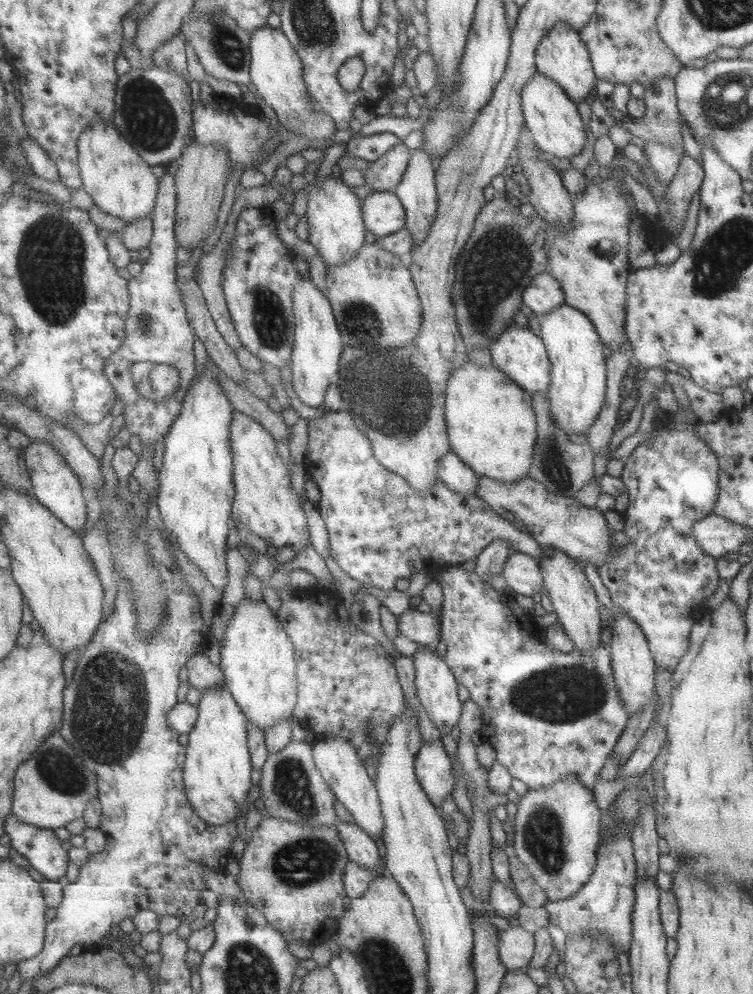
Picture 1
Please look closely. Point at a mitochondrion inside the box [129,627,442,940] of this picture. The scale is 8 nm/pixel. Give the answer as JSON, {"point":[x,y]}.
{"point":[305,861]}

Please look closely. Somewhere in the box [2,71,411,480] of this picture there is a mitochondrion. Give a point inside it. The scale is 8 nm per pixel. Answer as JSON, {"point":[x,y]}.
{"point":[52,260]}

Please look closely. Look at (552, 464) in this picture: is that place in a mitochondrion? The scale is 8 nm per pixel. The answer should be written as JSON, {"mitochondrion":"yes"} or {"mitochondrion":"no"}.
{"mitochondrion":"yes"}

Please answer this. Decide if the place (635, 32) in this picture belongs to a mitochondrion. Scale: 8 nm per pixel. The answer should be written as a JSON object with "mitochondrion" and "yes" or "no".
{"mitochondrion":"no"}

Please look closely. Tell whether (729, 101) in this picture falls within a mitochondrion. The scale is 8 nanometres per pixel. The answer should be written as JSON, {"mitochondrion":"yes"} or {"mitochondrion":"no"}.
{"mitochondrion":"yes"}

